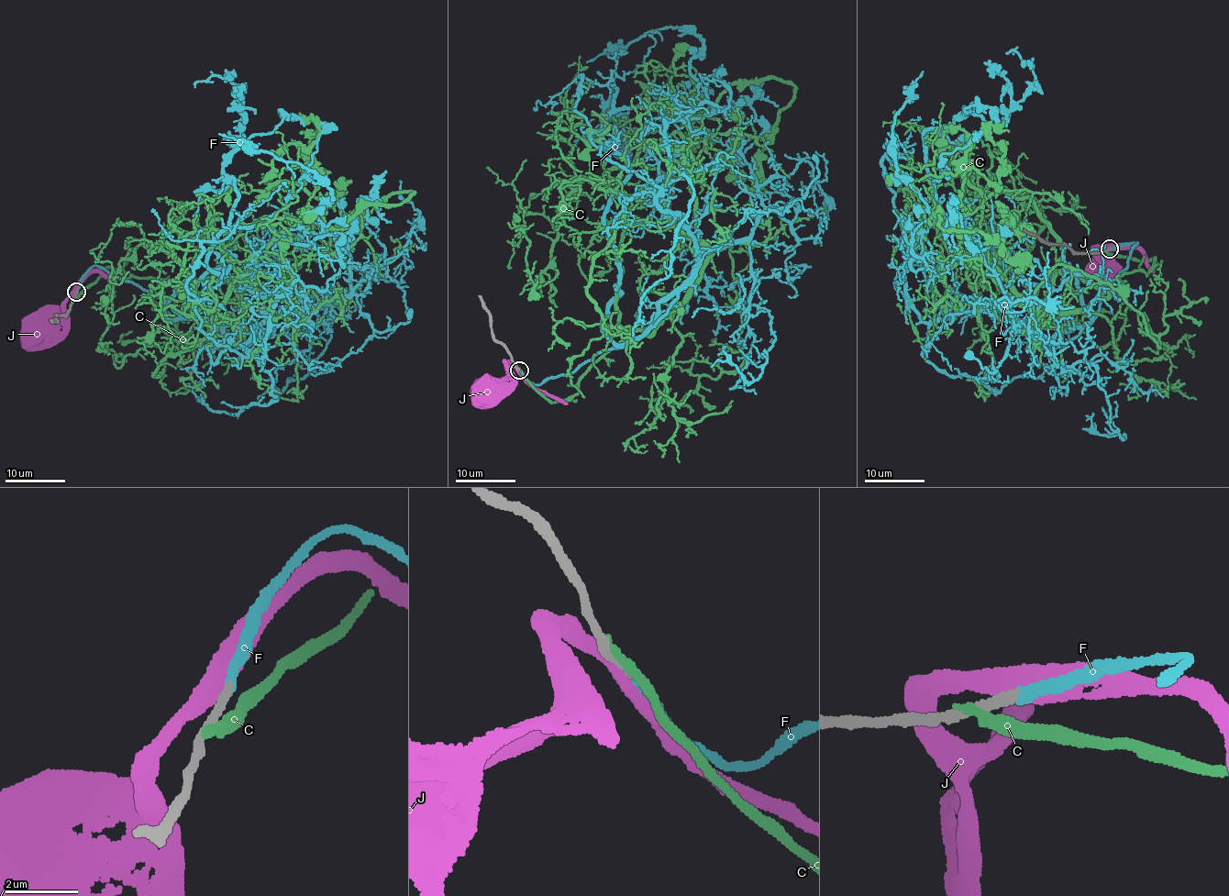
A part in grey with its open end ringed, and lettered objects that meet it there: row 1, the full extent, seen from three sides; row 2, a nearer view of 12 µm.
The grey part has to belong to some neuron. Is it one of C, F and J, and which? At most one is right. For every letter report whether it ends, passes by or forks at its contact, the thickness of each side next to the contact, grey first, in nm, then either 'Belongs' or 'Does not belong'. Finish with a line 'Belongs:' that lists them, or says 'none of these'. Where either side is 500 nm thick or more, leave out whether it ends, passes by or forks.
C: It ends there. Thickness 240 nm (grey) against 320 nm. Does not belong
F: It ends there. Thickness 280 nm (grey) against 280 nm. Belongs
J: It passes by. Thickness 320 nm (grey) against 440 nm. Does not belong
Belongs: F

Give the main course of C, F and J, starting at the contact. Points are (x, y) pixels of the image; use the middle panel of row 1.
C: (515, 367), (551, 402), (577, 395), (709, 256), (652, 194), (587, 176), (534, 287), (513, 182), (526, 160)
F: (519, 370), (621, 346), (601, 326), (630, 171), (612, 112), (713, 109), (694, 34), (587, 62)
J: (517, 369), (507, 364), (505, 377), (486, 392)

